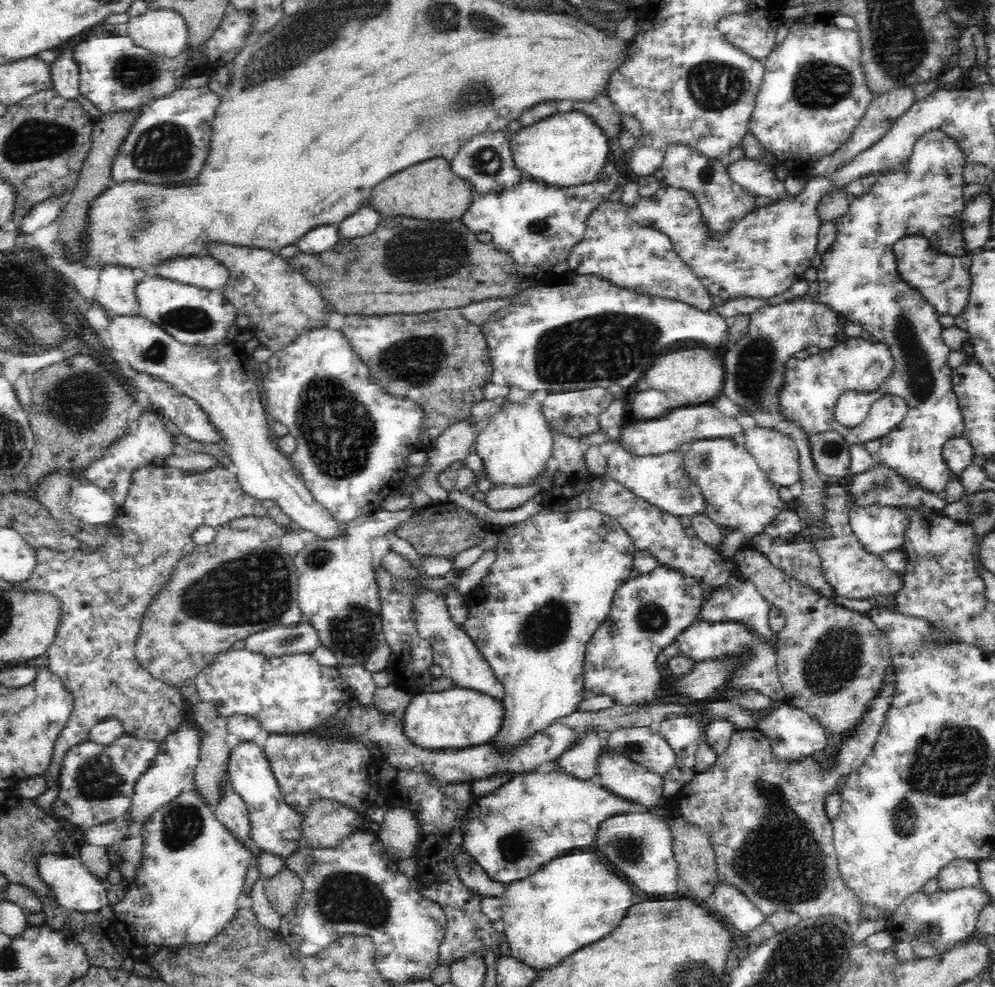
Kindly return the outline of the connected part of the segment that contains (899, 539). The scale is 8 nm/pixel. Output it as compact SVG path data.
M896 506L852 507L850 524L864 550L880 554L903 543L906 515Z

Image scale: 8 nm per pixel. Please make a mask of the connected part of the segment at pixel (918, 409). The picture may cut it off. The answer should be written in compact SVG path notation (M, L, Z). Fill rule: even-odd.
M930 129L918 140L914 141L913 149L911 153L899 163L895 165L890 165L887 167L882 167L879 170L879 174L875 178L874 184L865 191L858 193L857 195L852 195L851 204L847 214L836 218L833 222L835 225L836 234L834 234L834 242L831 242L830 246L827 248L824 254L821 254L822 264L818 266L818 284L819 292L816 295L816 299L820 303L826 303L835 313L840 314L846 321L852 321L858 323L862 327L862 330L866 330L870 334L870 340L872 342L881 343L888 347L887 352L890 353L891 360L893 360L893 365L891 366L890 372L887 377L878 385L878 388L871 390L870 392L847 392L842 391L838 398L835 400L834 405L834 416L836 422L842 426L854 427L858 426L869 413L872 404L876 402L879 398L886 395L896 395L902 397L907 402L907 413L904 420L896 426L896 429L891 430L887 435L881 437L880 448L878 452L874 453L876 462L878 465L885 466L889 468L891 472L897 474L904 483L910 487L910 489L923 489L927 492L932 493L943 493L946 482L948 482L948 477L951 472L946 459L944 459L944 444L951 438L956 438L963 435L966 421L964 421L964 413L960 406L960 401L958 401L958 395L954 392L952 386L952 372L954 372L954 367L948 363L948 356L953 351L945 344L945 339L943 338L942 332L944 332L944 325L940 322L941 314L932 306L932 303L924 297L922 291L918 287L914 287L912 283L909 282L903 276L902 272L899 272L899 261L896 259L896 251L894 247L897 243L900 243L903 239L907 237L920 237L926 239L936 254L946 254L948 256L954 256L956 258L962 258L962 256L968 256L968 254L973 254L974 252L969 250L969 242L967 242L967 235L965 234L965 228L962 223L962 212L965 206L964 193L962 193L962 188L965 186L963 168L966 162L966 155L958 143L958 139L952 137L952 135L946 133L944 130L940 129Z

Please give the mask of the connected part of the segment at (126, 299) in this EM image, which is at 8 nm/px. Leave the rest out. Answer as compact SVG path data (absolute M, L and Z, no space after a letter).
M104 264L94 298L109 312L134 314L137 312L134 269L126 264Z

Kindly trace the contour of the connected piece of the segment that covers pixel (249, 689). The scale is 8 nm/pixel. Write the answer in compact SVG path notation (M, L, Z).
M228 649L218 653L212 662L203 666L195 676L199 701L214 706L214 711L226 719L235 715L254 716L261 728L271 734L314 732L320 724L334 714L340 705L354 698L352 687L337 667L318 664L312 653L292 653L266 658L246 649Z

